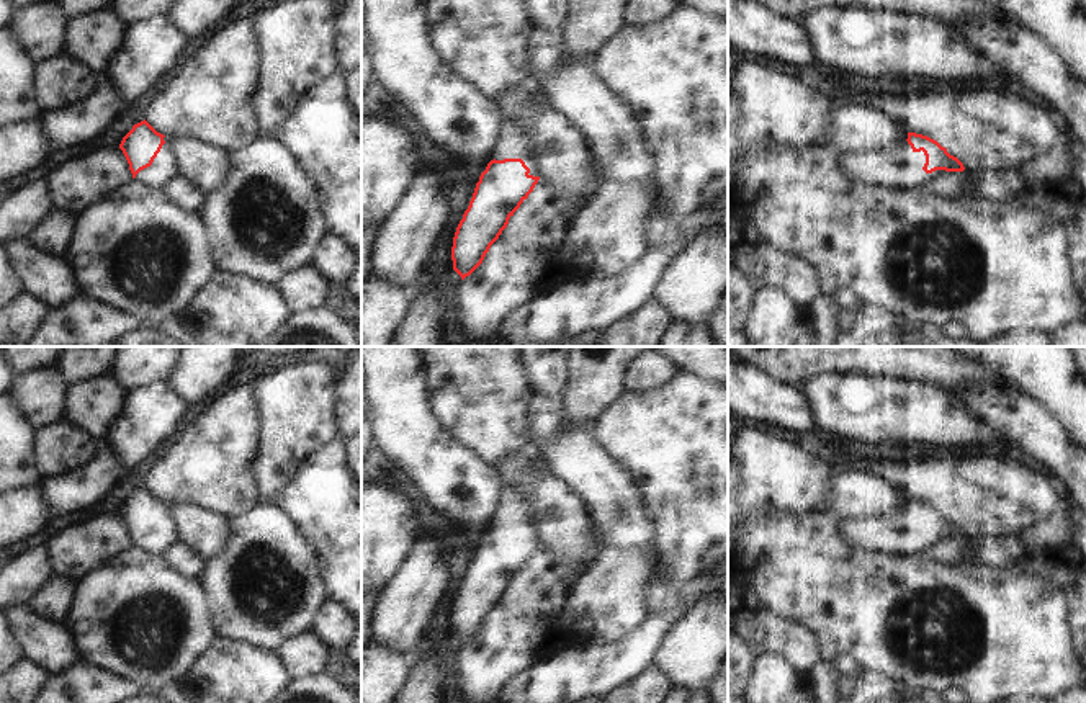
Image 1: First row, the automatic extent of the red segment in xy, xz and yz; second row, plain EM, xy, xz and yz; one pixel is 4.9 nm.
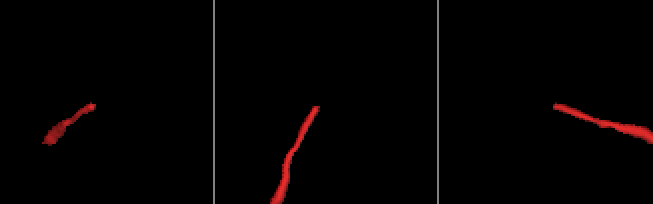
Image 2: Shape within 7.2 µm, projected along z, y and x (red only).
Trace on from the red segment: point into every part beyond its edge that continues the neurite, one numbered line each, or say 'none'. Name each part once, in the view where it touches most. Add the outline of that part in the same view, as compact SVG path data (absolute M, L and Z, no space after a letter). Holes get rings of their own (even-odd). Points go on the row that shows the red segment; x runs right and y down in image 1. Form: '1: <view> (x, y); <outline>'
1: yz (898, 167); M900 141L896 147L882 150L849 154L841 157L841 162L850 177L893 190L927 190L934 180L950 173L945 170L926 173L922 170L924 152L914 152L908 141Z

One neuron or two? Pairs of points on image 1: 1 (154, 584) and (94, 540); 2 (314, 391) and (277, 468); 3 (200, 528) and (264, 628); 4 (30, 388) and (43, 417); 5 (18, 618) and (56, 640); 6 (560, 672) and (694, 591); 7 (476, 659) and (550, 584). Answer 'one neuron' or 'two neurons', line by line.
1: two neurons
2: one neuron
3: two neurons
4: one neuron
5: one neuron
6: one neuron
7: one neuron

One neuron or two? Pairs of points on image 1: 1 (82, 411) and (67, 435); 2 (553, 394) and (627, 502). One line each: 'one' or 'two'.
1: two
2: one

